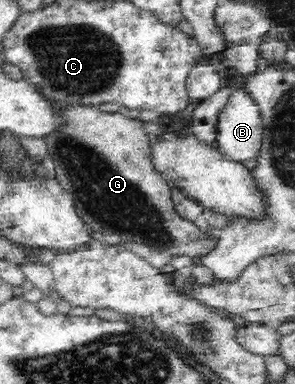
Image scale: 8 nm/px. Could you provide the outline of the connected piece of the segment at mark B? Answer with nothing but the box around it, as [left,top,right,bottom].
[217,85,265,163]

